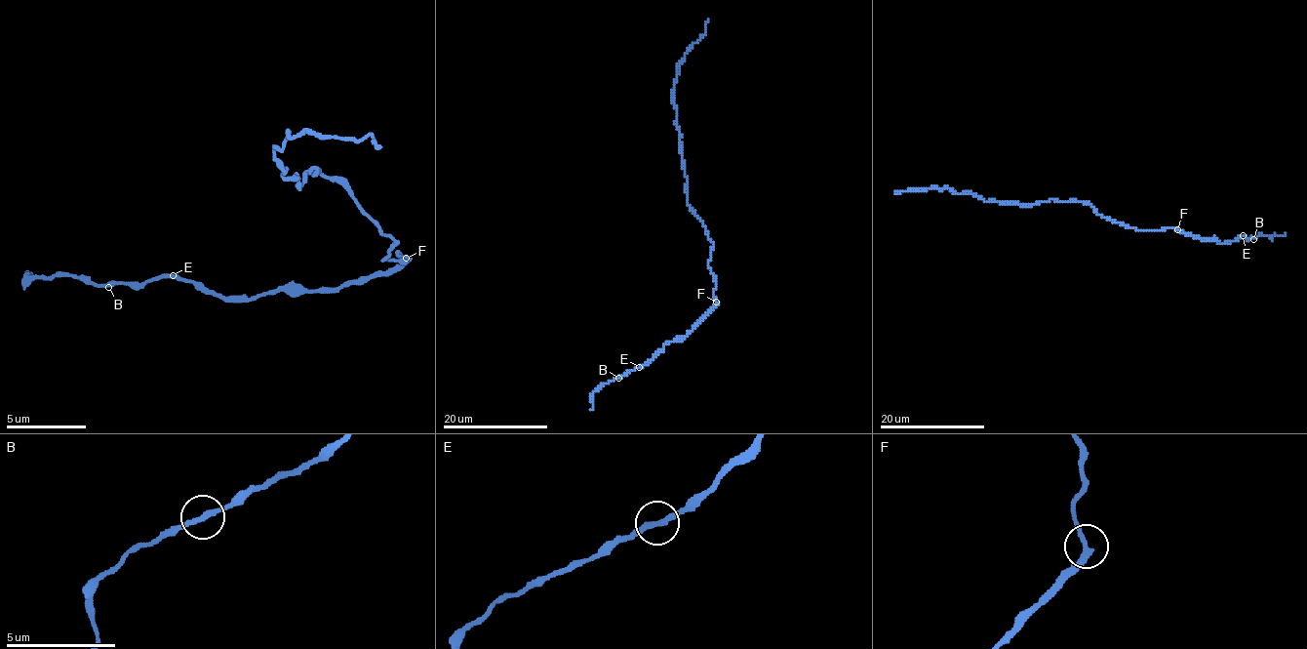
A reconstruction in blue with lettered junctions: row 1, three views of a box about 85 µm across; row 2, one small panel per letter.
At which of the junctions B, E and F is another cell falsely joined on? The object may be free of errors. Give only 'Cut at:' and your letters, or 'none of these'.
Cut at: F

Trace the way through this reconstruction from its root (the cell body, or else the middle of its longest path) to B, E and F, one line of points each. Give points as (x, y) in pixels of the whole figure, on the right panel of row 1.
B: (1113, 221), (1137, 229), (1160, 231), (1171, 227), (1220, 243), (1231, 243), (1240, 236), (1253, 239)
E: (1113, 221), (1137, 229), (1160, 231), (1171, 227), (1220, 243), (1231, 243), (1243, 235)
F: (1113, 221), (1137, 229), (1160, 231), (1169, 227), (1177, 229)

